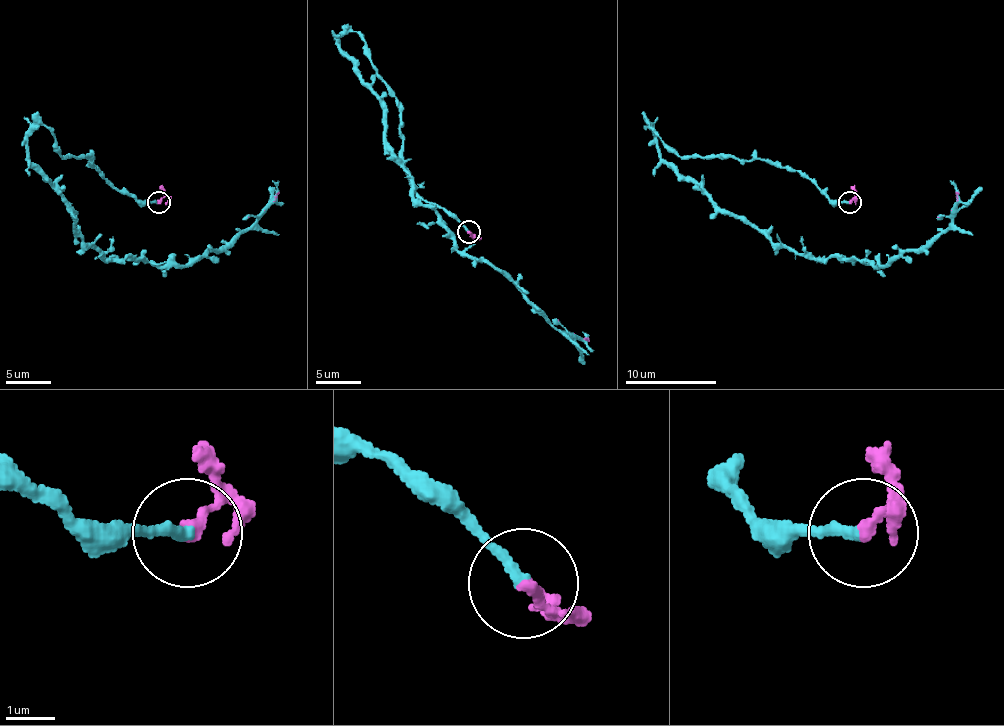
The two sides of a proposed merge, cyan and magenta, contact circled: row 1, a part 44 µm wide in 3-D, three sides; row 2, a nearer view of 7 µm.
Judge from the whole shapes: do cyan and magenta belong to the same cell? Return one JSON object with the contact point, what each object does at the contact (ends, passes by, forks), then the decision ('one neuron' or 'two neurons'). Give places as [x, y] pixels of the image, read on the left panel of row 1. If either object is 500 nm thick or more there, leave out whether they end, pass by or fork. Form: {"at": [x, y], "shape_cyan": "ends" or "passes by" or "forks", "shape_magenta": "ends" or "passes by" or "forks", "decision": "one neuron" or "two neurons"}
{"at": [158, 202], "shape_cyan": "ends", "shape_magenta": "ends", "decision": "one neuron"}

